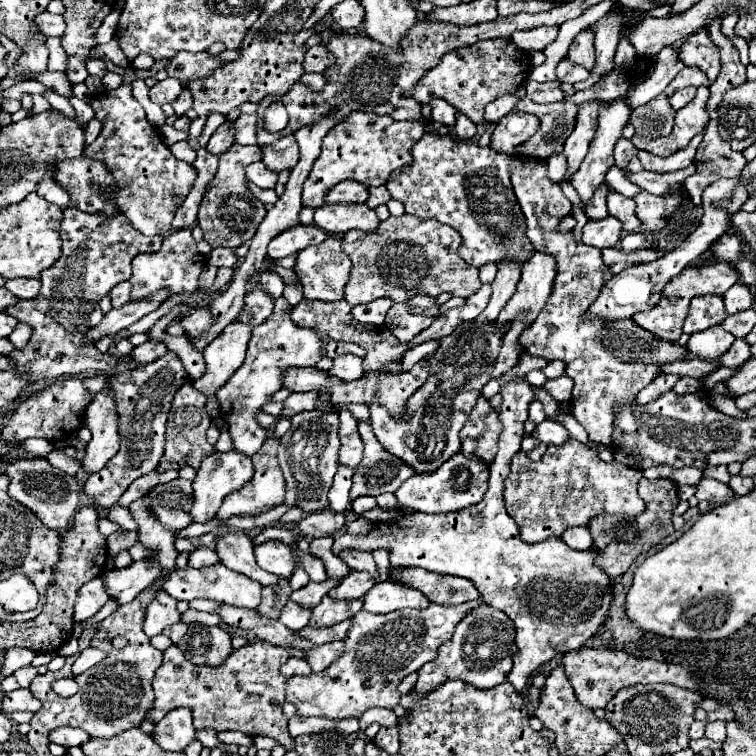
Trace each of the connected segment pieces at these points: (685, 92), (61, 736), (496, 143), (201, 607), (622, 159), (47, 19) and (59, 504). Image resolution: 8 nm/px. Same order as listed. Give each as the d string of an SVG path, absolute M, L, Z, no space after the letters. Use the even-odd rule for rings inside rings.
M696 87L678 89L678 91L674 91L674 95L670 97L670 105L678 111L678 109L682 109L684 105L688 105L688 103L694 99L694 95L696 95Z
M58 727L58 729L48 733L48 739L52 743L64 745L64 747L74 747L74 745L86 743L90 739L90 735L82 729L76 729L76 727Z
M512 111L496 123L492 131L492 149L500 153L512 155L512 149L524 141L528 141L540 127L540 119L530 113Z
M194 599L194 601L190 601L190 607L198 609L198 611L212 611L214 613L218 607L222 607L222 603L208 601L208 599Z
M624 137L618 139L618 143L616 143L616 147L614 147L614 159L616 159L616 165L618 165L620 169L626 169L626 165L630 163L631 157L637 154L638 149L636 149L628 139L624 139Z
M44 11L42 15L36 17L36 23L40 25L40 31L42 35L48 39L48 37L62 37L64 31L66 31L66 23L64 23L64 17L62 15L52 15L48 11Z
M18 459L14 463L10 463L4 471L6 475L10 475L10 487L8 487L8 495L20 503L24 503L28 509L32 509L36 513L36 517L50 529L62 531L68 527L68 523L72 521L76 509L78 509L78 497L80 497L80 489L78 489L78 479L52 467L48 463L48 459Z

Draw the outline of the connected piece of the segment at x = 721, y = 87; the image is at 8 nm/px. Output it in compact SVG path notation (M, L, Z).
M720 21L710 23L706 29L710 31L712 41L716 43L716 47L720 47L720 59L722 59L722 71L720 71L718 79L710 85L710 97L706 101L706 111L712 115L712 113L716 113L726 89L738 87L746 81L746 67L740 63L738 51L732 45L732 41L722 35Z

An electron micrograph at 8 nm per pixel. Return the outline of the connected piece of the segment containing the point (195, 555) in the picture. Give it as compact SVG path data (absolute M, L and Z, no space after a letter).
M198 547L190 553L190 559L188 559L188 565L190 567L208 567L208 565L216 565L220 559L216 555L216 551L208 549L208 547Z

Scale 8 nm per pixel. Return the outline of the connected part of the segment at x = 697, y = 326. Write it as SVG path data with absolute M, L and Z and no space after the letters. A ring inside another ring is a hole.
M702 295L694 297L690 303L690 313L684 321L684 333L704 331L712 325L722 323L728 317L724 309L724 299L720 295Z

